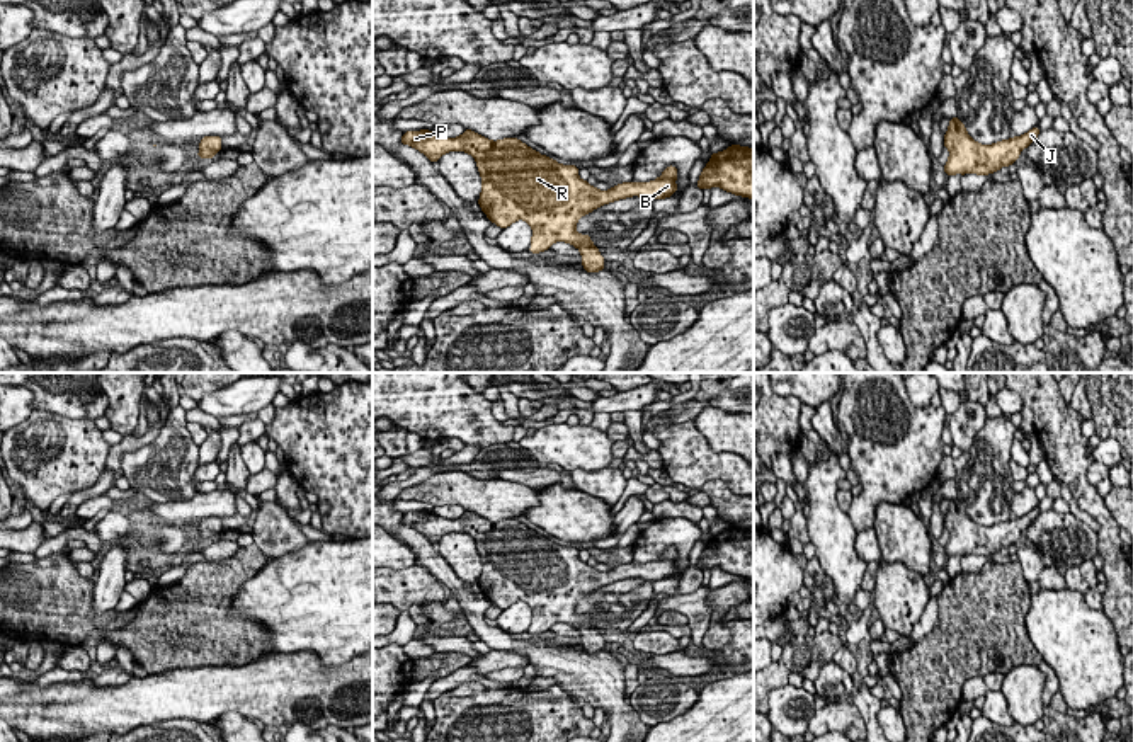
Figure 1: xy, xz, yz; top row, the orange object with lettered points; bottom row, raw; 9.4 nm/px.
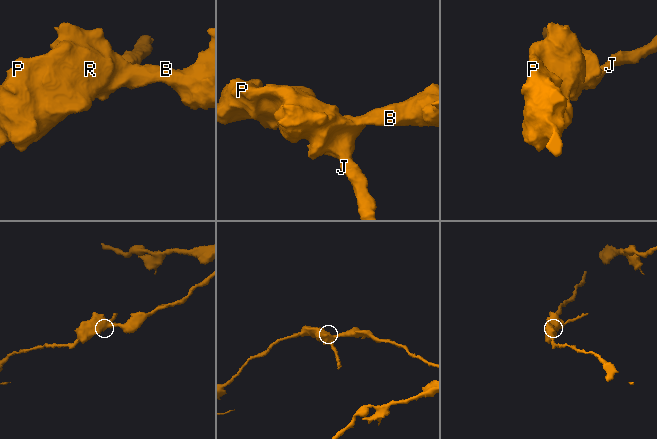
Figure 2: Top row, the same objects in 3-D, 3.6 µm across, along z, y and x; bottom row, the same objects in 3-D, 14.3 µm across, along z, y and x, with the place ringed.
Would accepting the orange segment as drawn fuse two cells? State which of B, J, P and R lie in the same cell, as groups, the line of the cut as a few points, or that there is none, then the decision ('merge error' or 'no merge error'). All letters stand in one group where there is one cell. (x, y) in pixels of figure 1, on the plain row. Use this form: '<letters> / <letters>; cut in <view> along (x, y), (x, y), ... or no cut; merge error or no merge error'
B J P R; no cut; no merge error

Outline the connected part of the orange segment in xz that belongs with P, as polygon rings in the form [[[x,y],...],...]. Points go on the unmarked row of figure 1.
[[[427,511],[407,512],[401,524],[417,529],[432,545],[447,533],[470,534],[481,556],[478,585],[487,599],[500,609],[517,601],[527,602],[532,609],[531,635],[549,631],[555,623],[577,628],[587,654],[604,652],[606,642],[589,616],[575,613],[582,597],[618,580],[663,580],[679,570],[677,550],[670,546],[652,563],[631,562],[599,572],[578,558],[575,546],[561,546],[517,519],[492,522],[471,511],[458,519],[444,519]]]

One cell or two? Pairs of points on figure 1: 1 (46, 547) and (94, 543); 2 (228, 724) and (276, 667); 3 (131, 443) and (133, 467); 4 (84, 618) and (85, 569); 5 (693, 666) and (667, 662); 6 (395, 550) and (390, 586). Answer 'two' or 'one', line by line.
1: one
2: two
3: two
4: two
5: one
6: two

